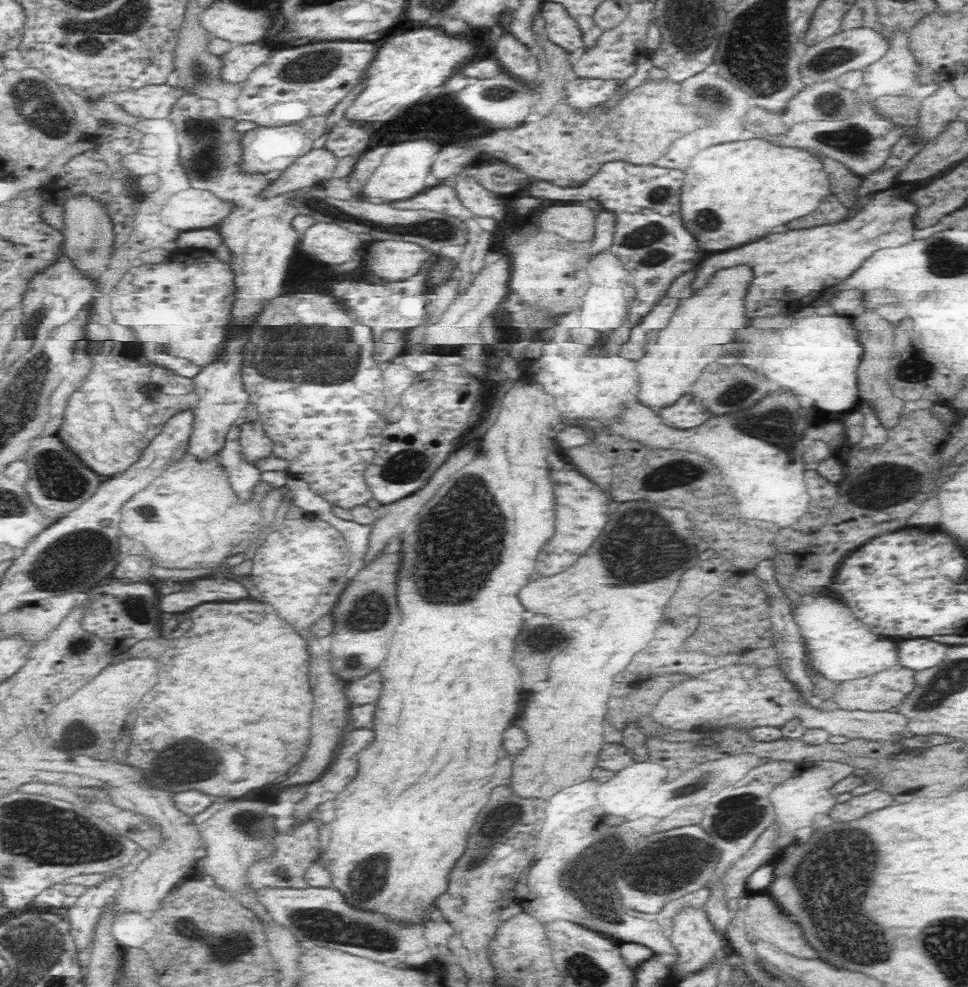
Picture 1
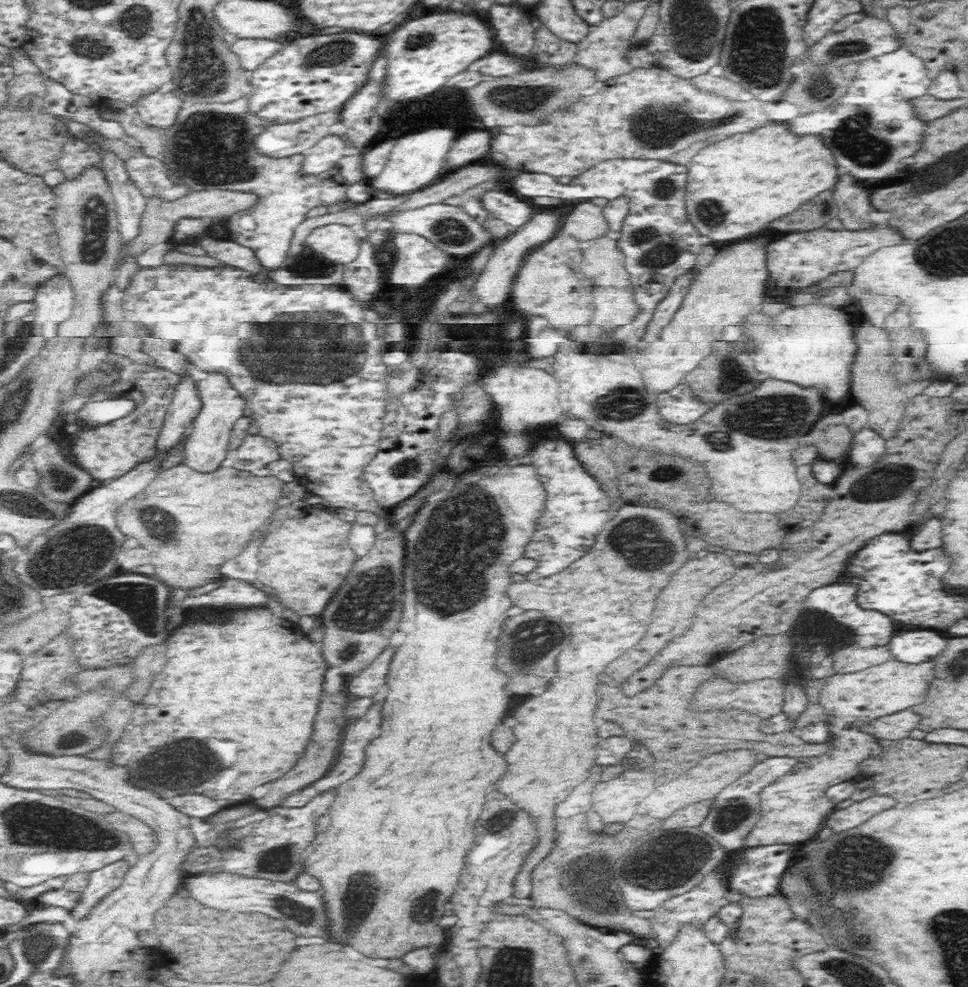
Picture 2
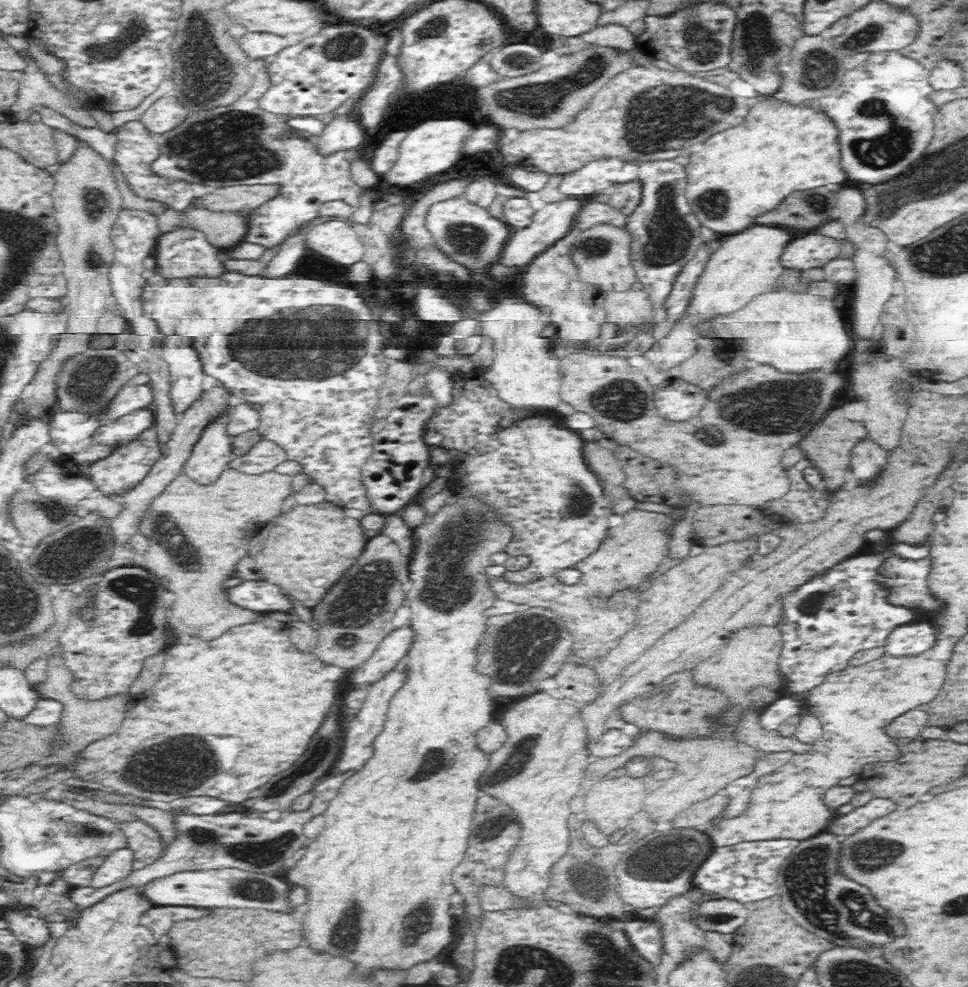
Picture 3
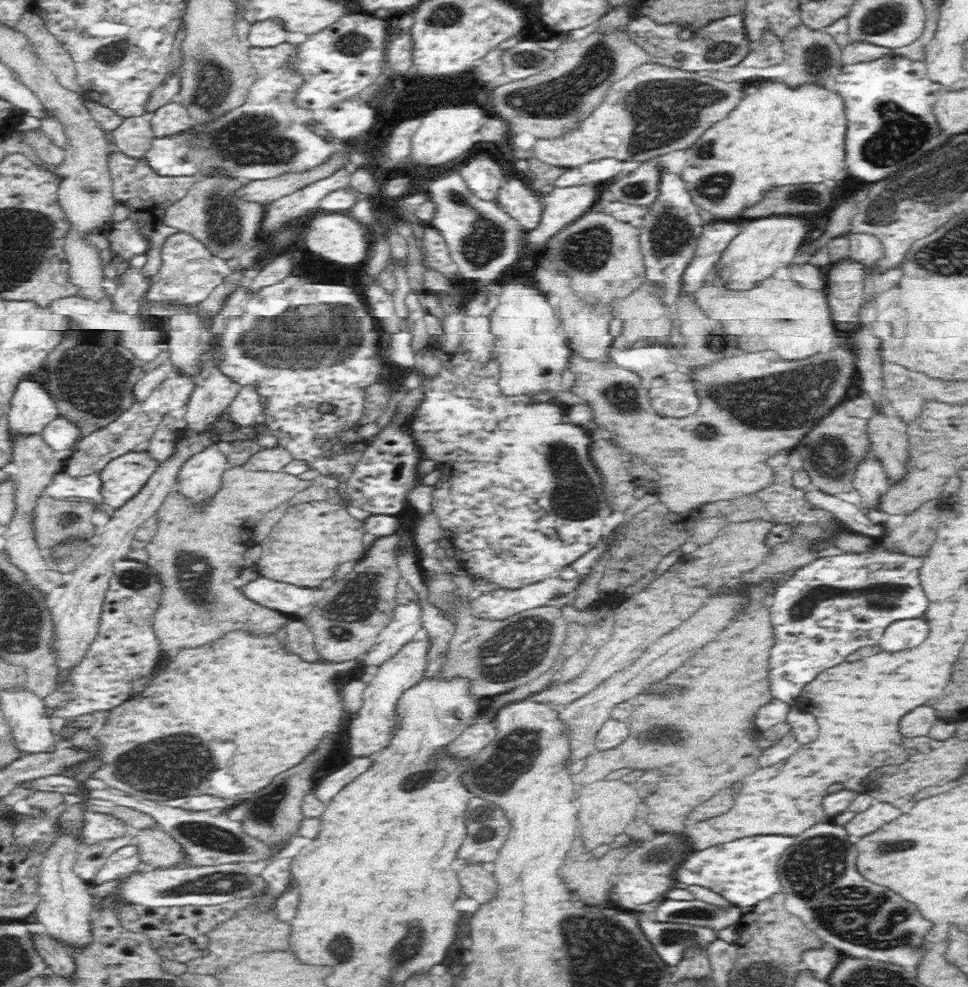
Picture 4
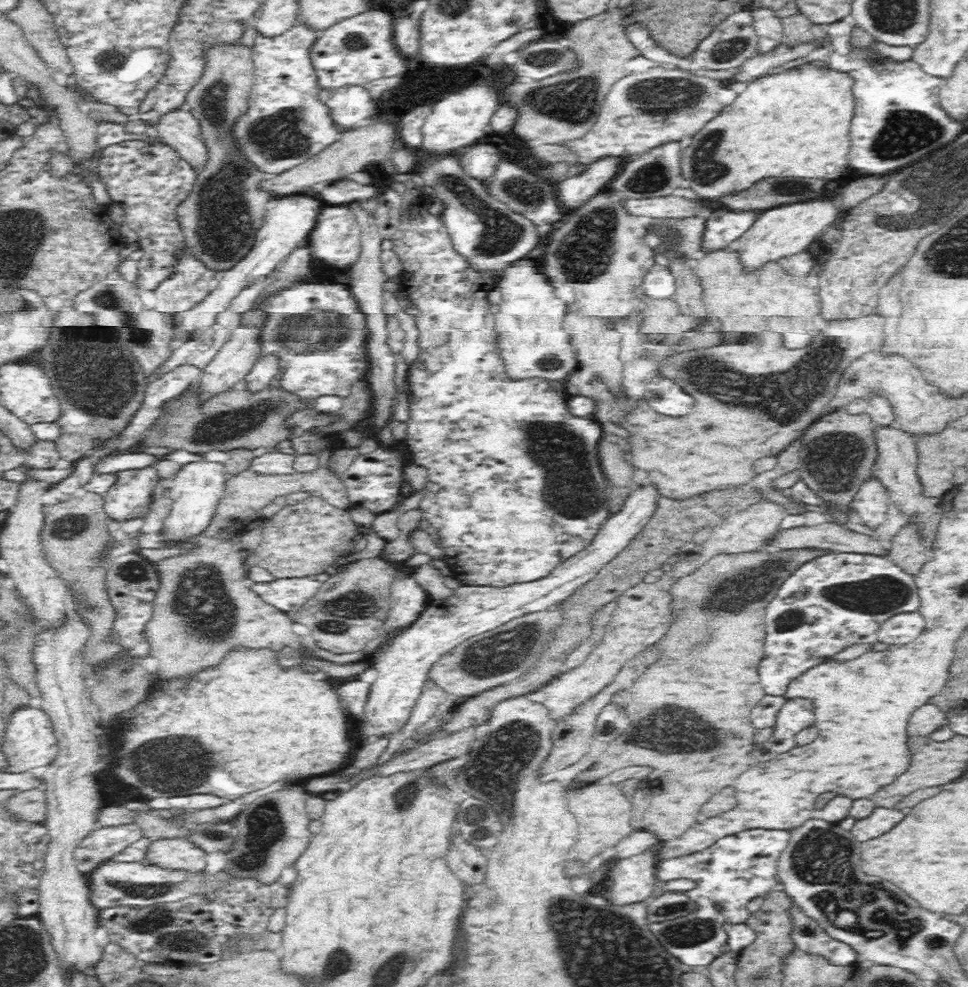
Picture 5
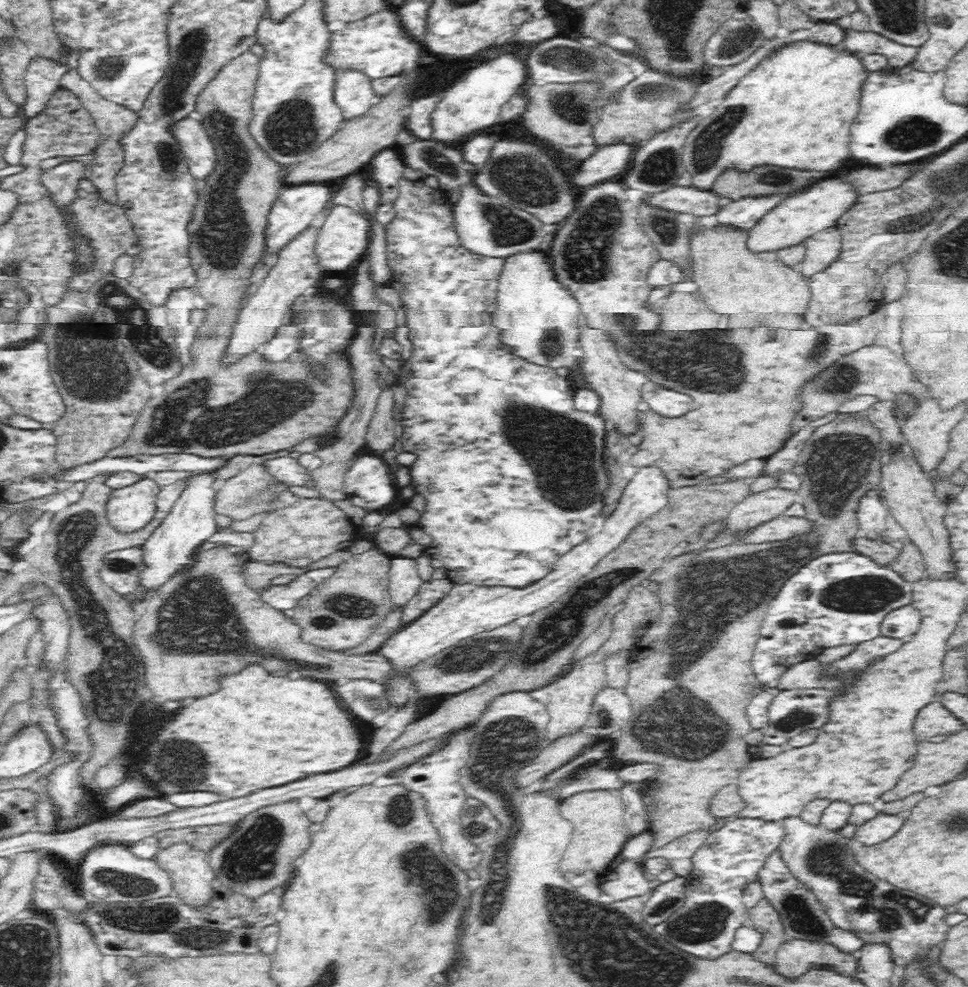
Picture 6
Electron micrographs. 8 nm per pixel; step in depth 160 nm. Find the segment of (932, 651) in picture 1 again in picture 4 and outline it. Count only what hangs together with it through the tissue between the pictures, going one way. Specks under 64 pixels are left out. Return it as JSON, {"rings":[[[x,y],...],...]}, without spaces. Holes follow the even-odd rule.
{"rings":[[[925,618],[898,620],[891,624],[879,642],[886,652],[900,652],[920,646],[928,638],[928,621]]]}

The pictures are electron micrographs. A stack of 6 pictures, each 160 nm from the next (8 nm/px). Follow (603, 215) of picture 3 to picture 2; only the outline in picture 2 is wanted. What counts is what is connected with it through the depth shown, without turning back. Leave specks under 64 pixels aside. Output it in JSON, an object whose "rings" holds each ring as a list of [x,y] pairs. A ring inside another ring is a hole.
{"rings":[[[590,201],[576,204],[570,212],[566,210],[560,222],[560,231],[579,241],[602,237],[610,228],[602,216],[601,208]]]}

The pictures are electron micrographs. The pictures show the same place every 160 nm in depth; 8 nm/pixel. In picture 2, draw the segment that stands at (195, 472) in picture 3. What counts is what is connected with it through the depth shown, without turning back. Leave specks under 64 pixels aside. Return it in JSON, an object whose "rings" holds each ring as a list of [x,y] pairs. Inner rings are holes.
{"rings":[[[208,372],[206,376],[204,380],[194,382],[201,400],[201,409],[185,436],[182,451],[182,462],[200,472],[217,469],[226,458],[234,423],[244,416],[244,408],[246,408],[242,395],[233,387],[234,384],[224,373]]]}

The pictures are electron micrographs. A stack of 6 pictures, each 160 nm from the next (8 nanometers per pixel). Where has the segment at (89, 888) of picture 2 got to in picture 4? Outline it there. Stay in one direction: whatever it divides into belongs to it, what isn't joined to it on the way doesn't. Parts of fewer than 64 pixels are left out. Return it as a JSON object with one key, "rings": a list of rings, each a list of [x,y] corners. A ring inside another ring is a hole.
{"rings":[[[129,845],[116,850],[106,861],[96,876],[90,881],[91,884],[99,885],[111,880],[123,879],[132,872],[138,870],[141,859],[136,846]]]}

